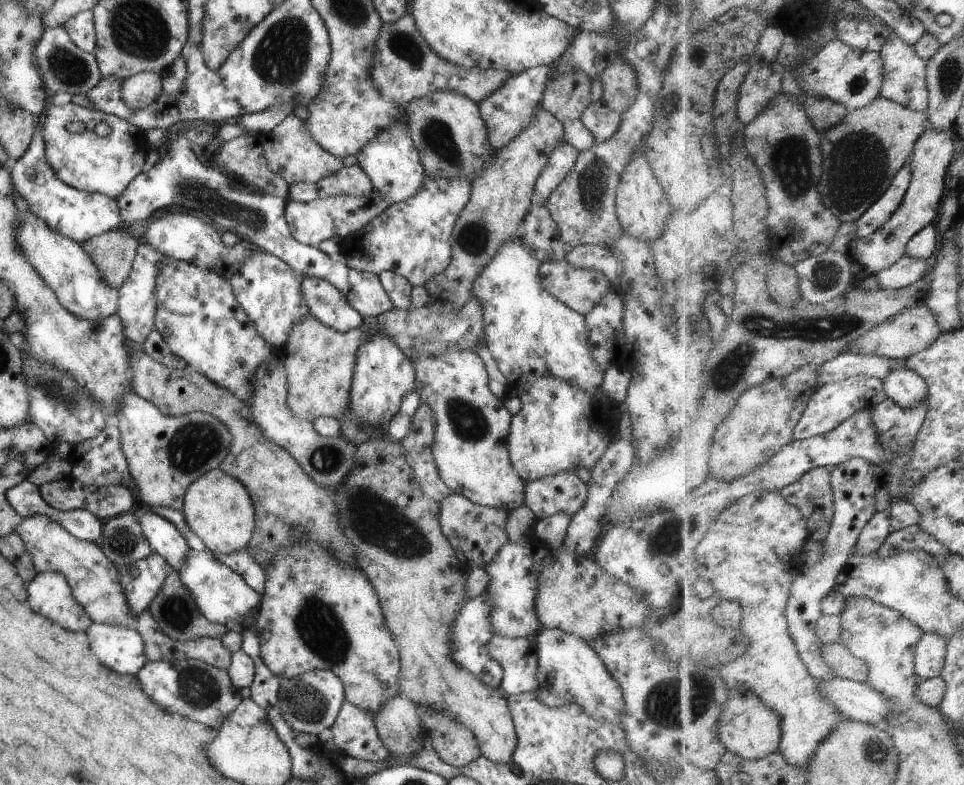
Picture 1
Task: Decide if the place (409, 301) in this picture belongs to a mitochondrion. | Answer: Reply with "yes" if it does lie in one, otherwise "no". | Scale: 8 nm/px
no

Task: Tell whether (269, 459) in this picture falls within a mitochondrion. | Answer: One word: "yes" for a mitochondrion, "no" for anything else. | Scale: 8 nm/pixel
no

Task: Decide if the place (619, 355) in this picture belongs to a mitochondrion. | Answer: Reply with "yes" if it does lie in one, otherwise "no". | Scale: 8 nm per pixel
no

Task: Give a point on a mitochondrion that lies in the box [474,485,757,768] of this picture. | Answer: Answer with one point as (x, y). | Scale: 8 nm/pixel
(670, 702)

